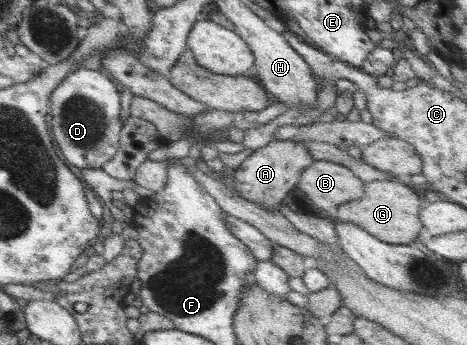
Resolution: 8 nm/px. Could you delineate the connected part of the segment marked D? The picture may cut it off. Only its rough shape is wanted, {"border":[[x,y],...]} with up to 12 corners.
{"border":[[70,72],[50,94],[51,131],[75,171],[120,147],[117,85]]}

